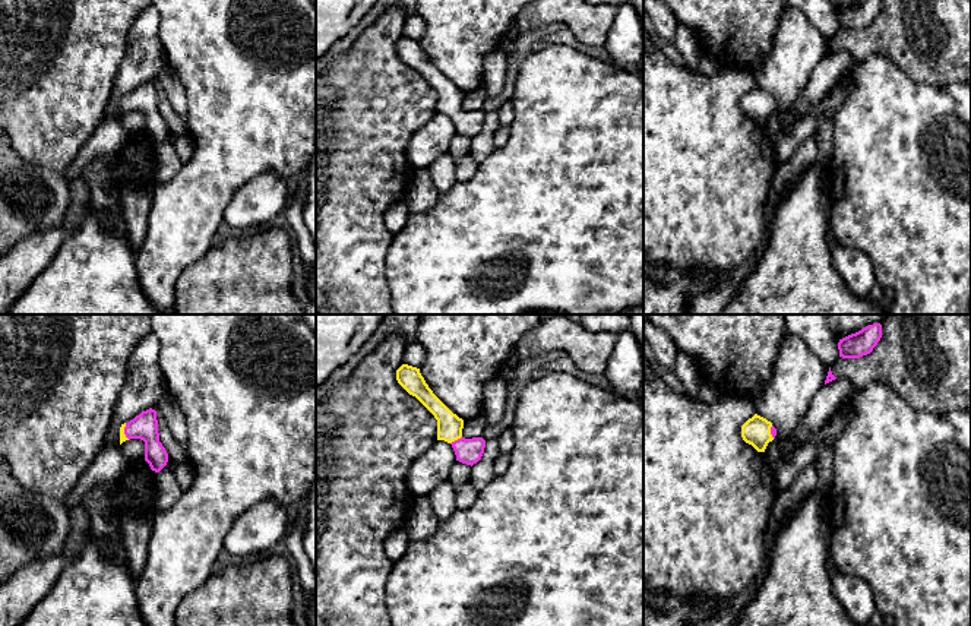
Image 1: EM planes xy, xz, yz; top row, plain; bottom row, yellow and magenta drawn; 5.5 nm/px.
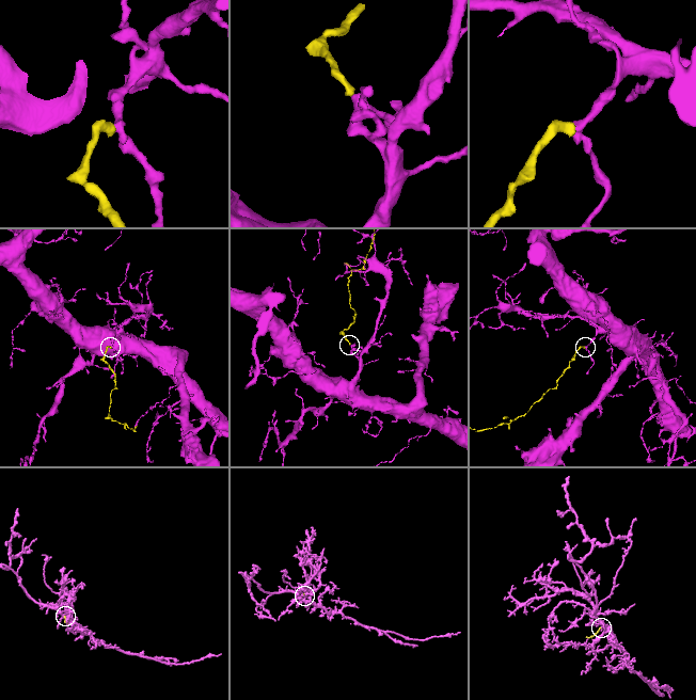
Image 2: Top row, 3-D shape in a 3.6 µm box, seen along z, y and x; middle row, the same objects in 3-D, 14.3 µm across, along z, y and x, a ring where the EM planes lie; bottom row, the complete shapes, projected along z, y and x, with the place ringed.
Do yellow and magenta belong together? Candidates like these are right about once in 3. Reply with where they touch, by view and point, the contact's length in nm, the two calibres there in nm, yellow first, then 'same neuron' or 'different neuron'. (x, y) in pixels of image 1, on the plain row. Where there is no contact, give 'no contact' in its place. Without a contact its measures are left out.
xz (455, 111) | 80 nm | 140/140 nm | same neuron

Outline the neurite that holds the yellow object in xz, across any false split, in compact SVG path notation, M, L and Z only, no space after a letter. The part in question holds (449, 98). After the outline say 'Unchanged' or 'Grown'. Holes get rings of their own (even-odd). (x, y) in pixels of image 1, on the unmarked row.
M402 37L396 42L398 56L412 69L415 69L437 92L437 113L452 117L456 133L474 137L486 120L483 110L465 111L462 108L464 92L453 86L428 60L420 41Z. Grown

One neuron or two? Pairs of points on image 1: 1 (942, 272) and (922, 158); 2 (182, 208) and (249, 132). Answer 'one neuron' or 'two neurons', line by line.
1: one neuron
2: one neuron

